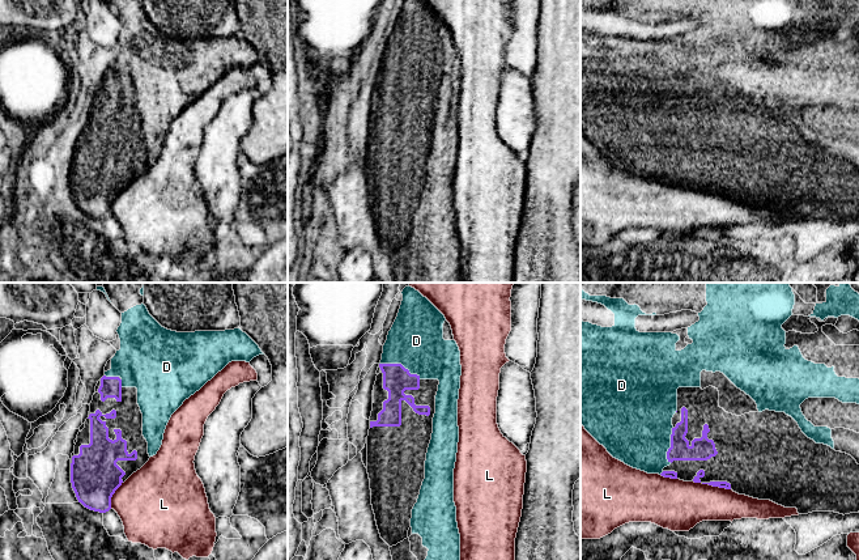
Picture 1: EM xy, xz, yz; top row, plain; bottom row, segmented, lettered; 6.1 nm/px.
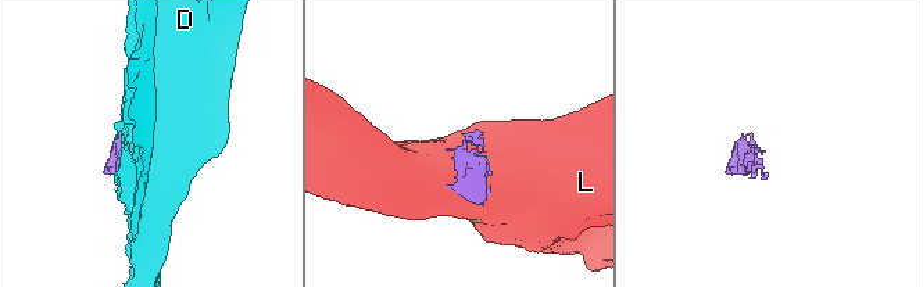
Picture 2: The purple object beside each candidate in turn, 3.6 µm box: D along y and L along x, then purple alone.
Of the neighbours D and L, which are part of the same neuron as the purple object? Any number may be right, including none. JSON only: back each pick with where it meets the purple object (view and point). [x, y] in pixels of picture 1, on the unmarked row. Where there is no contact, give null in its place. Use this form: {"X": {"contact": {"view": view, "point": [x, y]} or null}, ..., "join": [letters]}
{"L": {"contact": {"view": "yz", "point": [711, 191]}}, "join": ["L"]}

